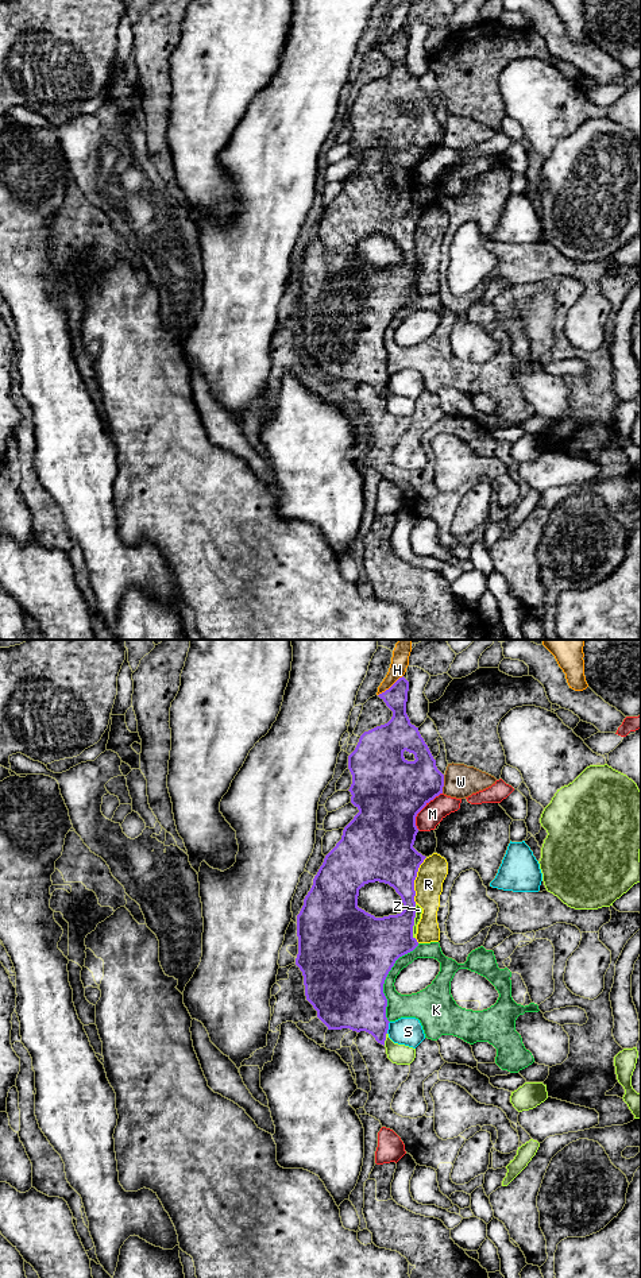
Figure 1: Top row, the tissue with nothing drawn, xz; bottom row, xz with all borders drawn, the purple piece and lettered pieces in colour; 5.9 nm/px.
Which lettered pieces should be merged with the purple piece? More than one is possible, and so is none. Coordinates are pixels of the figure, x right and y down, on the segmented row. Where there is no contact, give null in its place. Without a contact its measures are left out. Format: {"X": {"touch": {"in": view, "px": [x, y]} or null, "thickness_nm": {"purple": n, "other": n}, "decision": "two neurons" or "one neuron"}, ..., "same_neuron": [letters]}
{"H": {"touch": {"in": "xz", "px": [392, 686]}, "thickness_nm": {"purple": 140, "other": 110}, "decision": "two neurons"}, "K": {"touch": {"in": "xz", "px": [385, 979]}, "thickness_nm": {"purple": 500, "other": 150}, "decision": "two neurons"}, "M": {"touch": {"in": "xz", "px": [421, 809]}, "thickness_nm": {"purple": 420, "other": 140}, "decision": "two neurons"}, "R": {"touch": {"in": "xz", "px": [414, 879]}, "thickness_nm": {"purple": 360, "other": 170}, "decision": "two neurons"}, "S": {"touch": {"in": "xz", "px": [387, 1027]}, "thickness_nm": {"purple": 340, "other": 170}, "decision": "two neurons"}, "W": {"touch": {"in": "xz", "px": [443, 784]}, "thickness_nm": {"purple": 340, "other": 200}, "decision": "two neurons"}, "Z": {"touch": {"in": "xz", "px": [413, 922]}, "thickness_nm": {"purple": 300, "other": 50}, "decision": "two neurons"}, "same_neuron": []}

